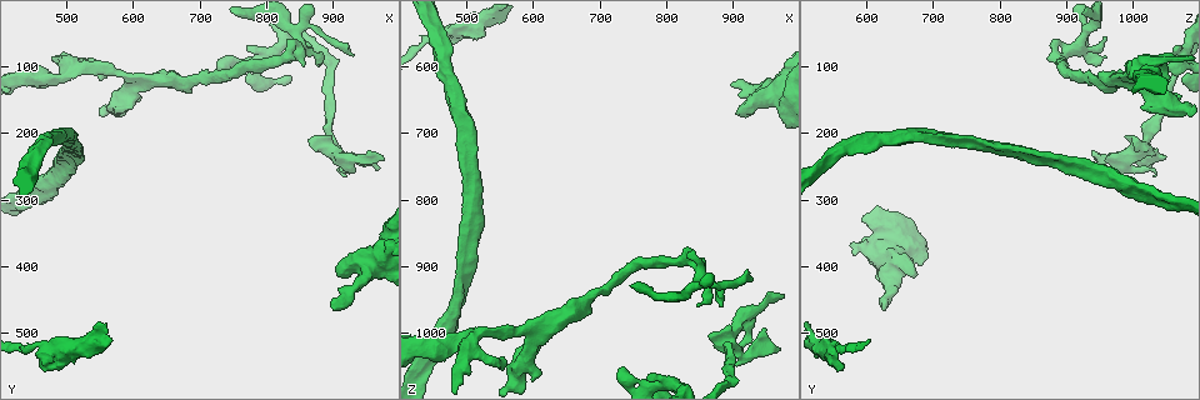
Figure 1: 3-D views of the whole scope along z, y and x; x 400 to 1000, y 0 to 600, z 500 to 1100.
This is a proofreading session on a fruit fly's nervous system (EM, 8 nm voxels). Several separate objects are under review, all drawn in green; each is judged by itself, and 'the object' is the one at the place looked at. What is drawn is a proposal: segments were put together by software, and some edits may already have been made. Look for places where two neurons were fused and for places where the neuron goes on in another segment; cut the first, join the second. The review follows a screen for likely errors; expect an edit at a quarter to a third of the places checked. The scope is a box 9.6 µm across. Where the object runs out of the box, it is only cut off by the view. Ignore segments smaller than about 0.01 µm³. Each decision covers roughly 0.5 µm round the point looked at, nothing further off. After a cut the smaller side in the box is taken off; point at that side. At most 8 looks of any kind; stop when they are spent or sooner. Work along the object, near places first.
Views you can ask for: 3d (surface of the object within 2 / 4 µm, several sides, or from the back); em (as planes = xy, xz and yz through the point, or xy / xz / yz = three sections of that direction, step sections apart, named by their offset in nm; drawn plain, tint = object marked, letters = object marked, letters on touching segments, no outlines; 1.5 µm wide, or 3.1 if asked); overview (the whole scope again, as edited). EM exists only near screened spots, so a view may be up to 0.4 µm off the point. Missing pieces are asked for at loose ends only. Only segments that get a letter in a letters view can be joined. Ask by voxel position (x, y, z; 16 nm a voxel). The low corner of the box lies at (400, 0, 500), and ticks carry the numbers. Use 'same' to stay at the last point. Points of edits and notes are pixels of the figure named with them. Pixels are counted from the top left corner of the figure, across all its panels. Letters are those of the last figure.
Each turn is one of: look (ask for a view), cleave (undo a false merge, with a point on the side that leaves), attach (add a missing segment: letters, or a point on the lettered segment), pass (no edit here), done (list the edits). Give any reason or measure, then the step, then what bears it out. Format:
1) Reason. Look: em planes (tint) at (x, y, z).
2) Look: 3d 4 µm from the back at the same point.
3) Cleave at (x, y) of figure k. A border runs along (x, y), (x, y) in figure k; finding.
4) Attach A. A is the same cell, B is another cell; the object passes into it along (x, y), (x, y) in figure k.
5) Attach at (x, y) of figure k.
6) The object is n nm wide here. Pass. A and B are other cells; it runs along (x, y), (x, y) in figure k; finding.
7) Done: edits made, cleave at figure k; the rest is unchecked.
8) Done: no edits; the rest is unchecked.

Thin end. Look: em xy step 8 (tint) at (930, 85, 915).

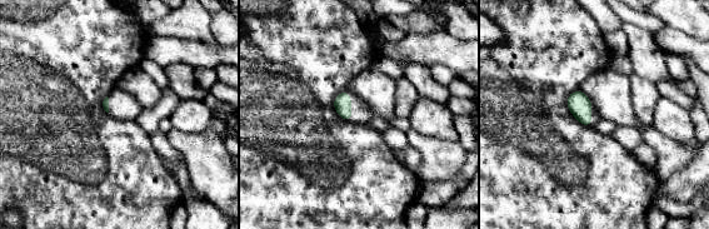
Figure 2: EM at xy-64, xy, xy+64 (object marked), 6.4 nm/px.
Look: em planes (letters) at the same point.

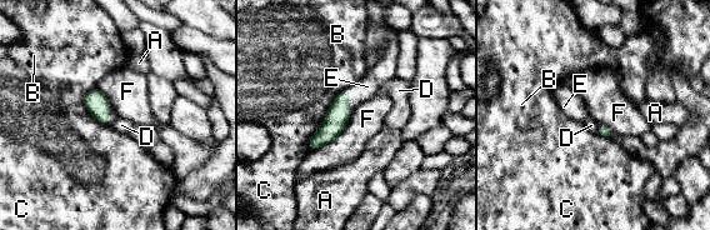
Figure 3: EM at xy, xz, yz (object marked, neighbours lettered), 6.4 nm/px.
Attach E. E is the same cell, A, B, C, D and F are other cells; the object passes into it along (338, 115), (348, 101), (368, 86) in figure 3; it goes on there.

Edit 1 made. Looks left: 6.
Redraw. Look: overview.

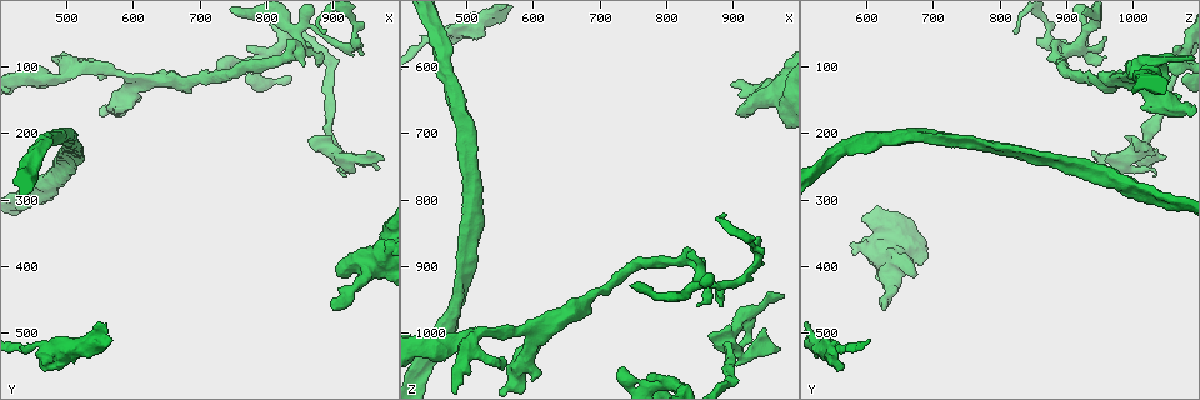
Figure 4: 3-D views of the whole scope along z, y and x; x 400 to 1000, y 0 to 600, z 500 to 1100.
Free end. Look: em planes (letters) at (730, 100, 1055).

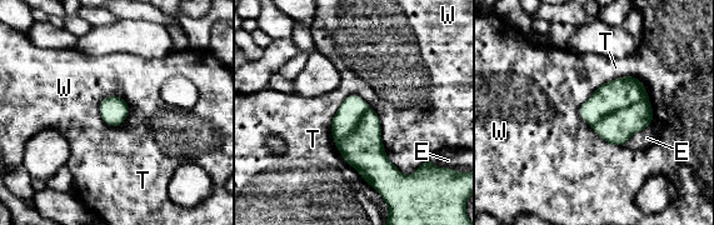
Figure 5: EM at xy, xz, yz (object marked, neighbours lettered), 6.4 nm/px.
Pass. E, T and W are other cells; a border runs along (348, 95), (378, 115), (395, 166) in figure 5; none of them fits.

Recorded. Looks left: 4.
Calibre changes. Look: 3d 2 µm at (930, 435, 635).

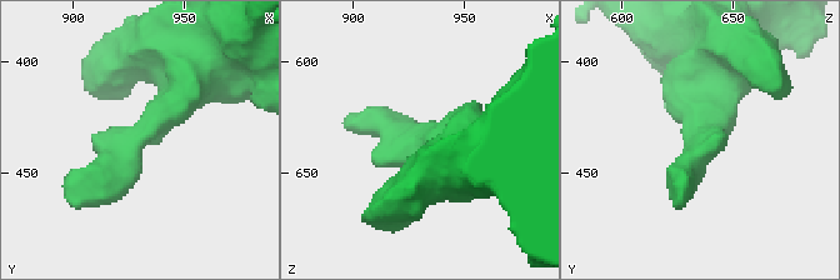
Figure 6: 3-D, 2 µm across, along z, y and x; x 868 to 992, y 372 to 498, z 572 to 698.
Now the EM. Look: em planes (plain) at (930, 434, 637).

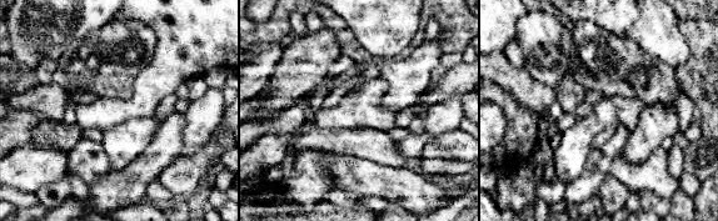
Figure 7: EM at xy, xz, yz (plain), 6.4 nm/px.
Look: em planes (letters) at the same point.

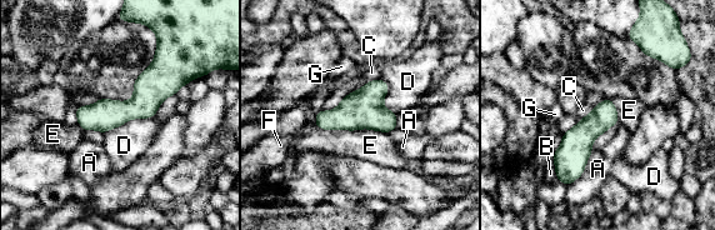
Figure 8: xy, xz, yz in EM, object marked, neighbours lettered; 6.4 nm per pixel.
The object is 190 nm wide here; the longest contact is with D, 360 nm. Pass. A, B, C, D, E, F and G are other cells; all the same neuron.

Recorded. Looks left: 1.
Done: edits made, attach at figure 3; the rest is unchecked.

